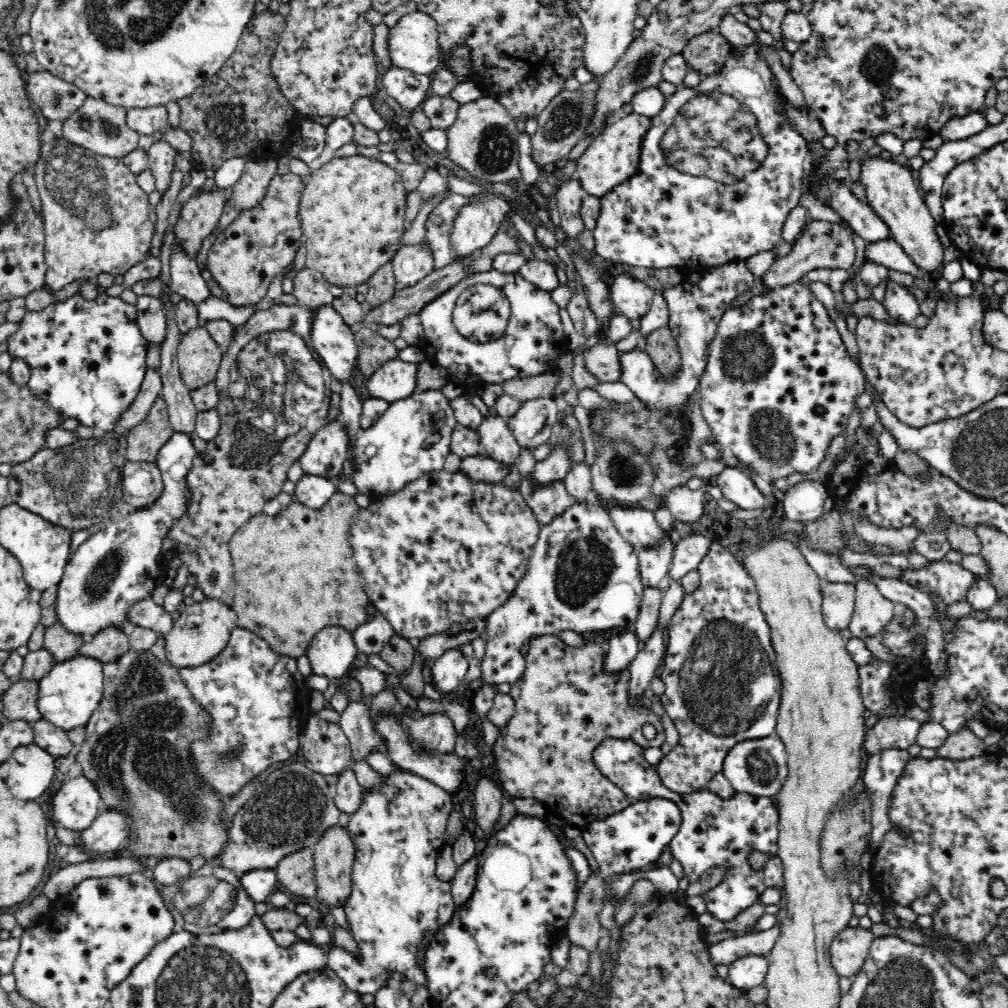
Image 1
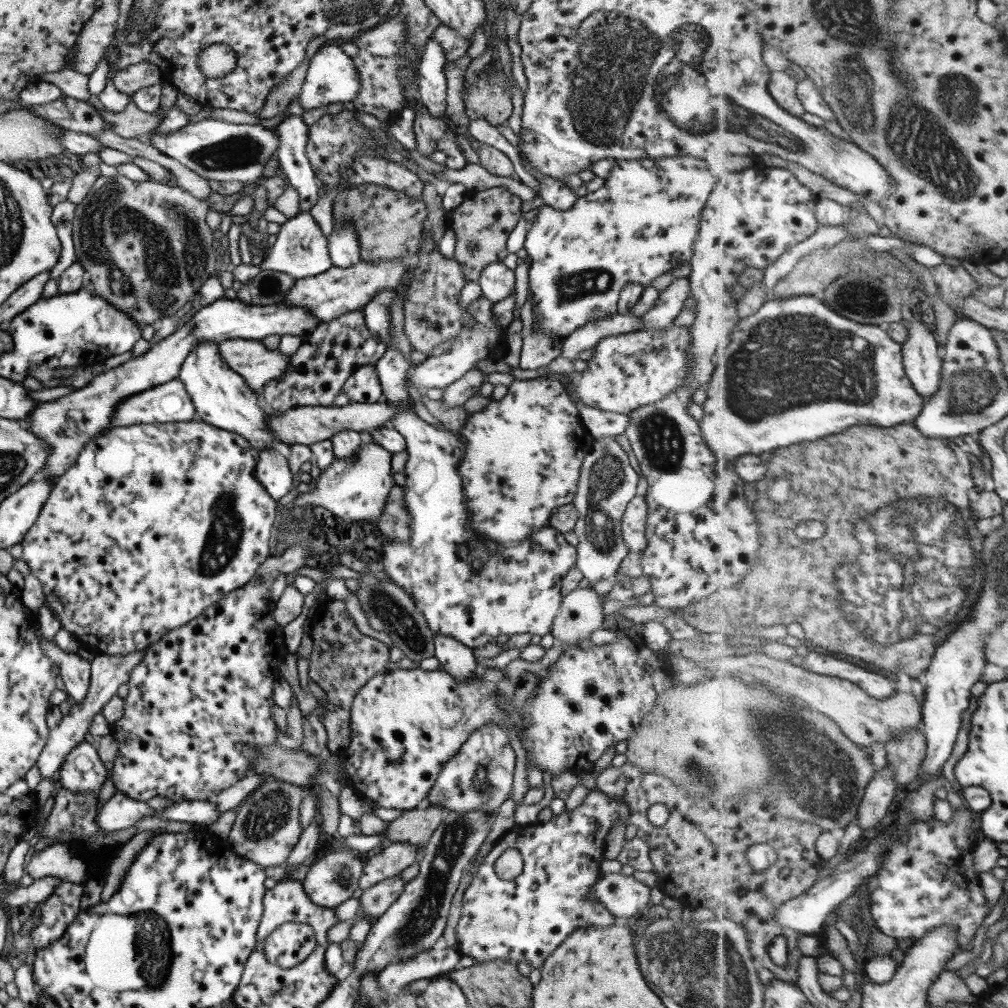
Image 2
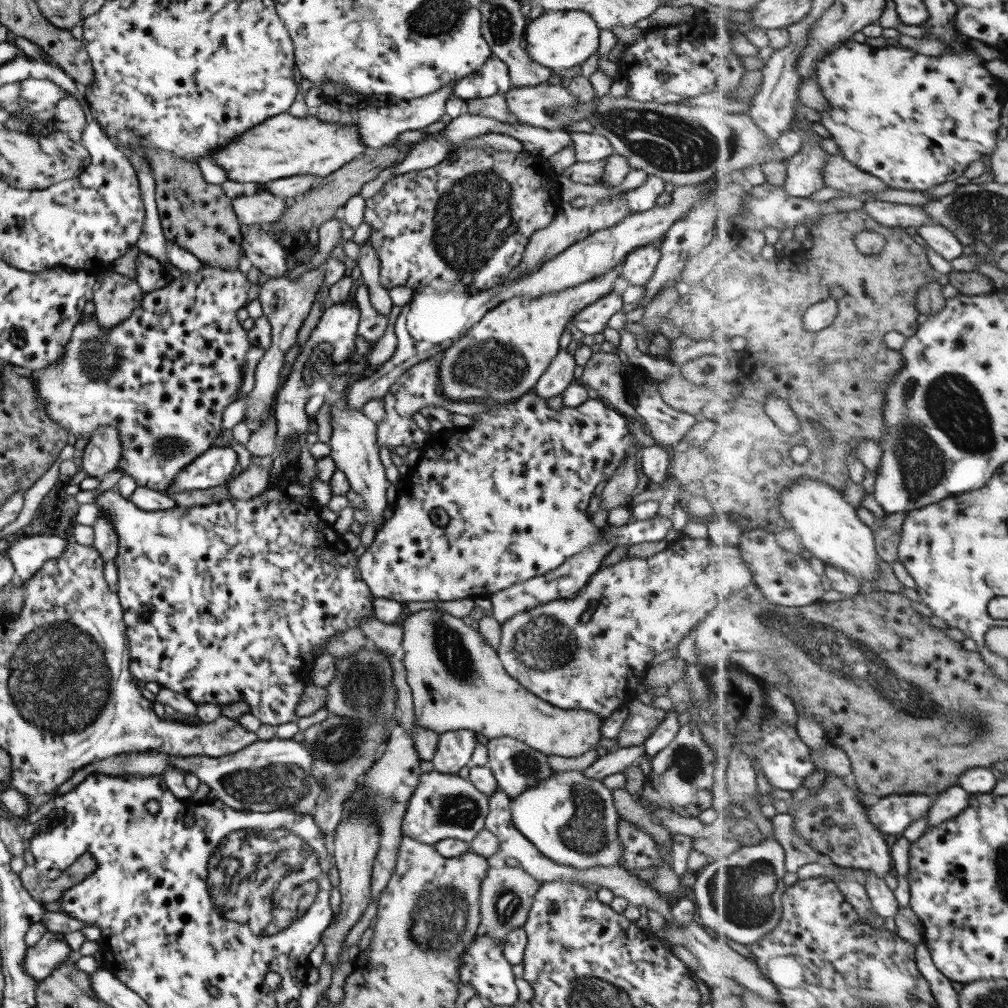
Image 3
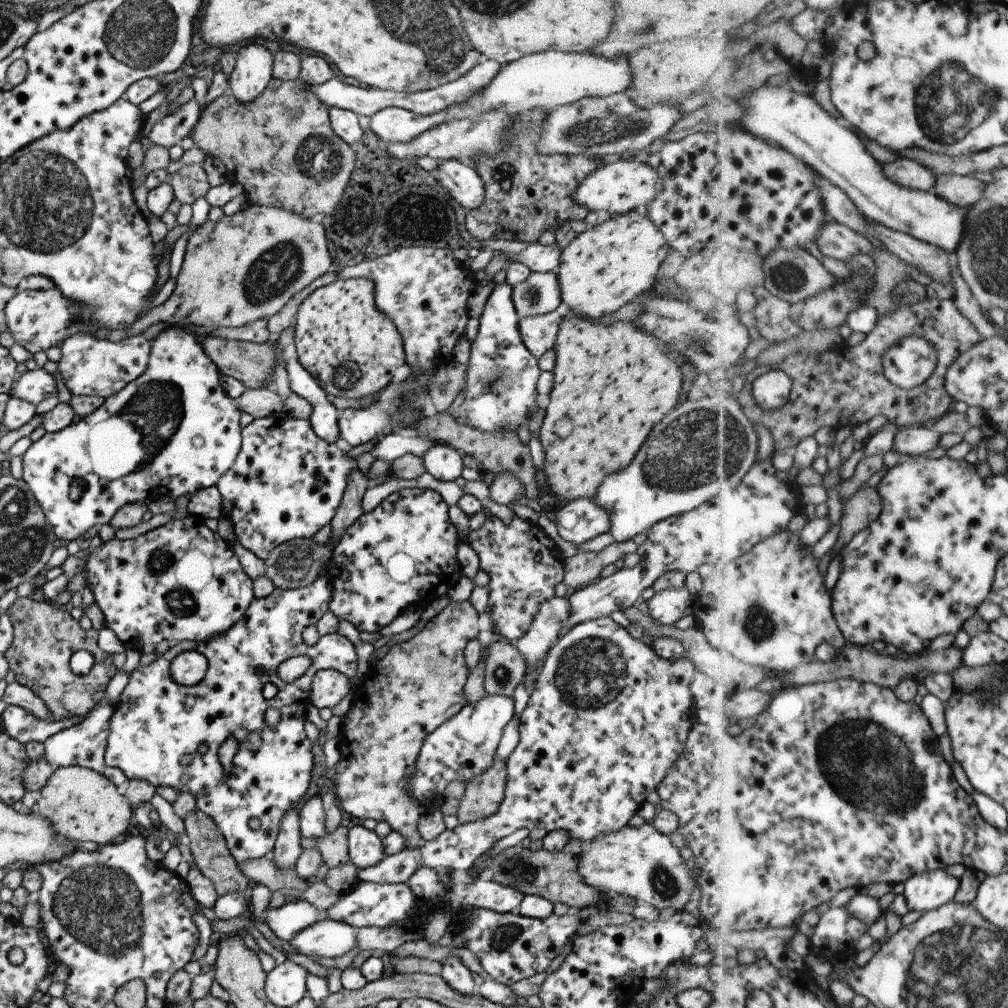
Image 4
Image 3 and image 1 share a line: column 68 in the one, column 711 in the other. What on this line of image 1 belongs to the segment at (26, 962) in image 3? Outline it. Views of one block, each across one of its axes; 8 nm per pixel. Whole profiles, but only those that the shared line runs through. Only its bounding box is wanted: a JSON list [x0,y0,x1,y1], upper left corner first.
[709,924,780,965]

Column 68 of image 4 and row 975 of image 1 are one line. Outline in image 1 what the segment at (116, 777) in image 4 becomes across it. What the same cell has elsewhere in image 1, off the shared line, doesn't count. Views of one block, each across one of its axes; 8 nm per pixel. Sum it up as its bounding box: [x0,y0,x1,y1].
[726,955,768,992]

